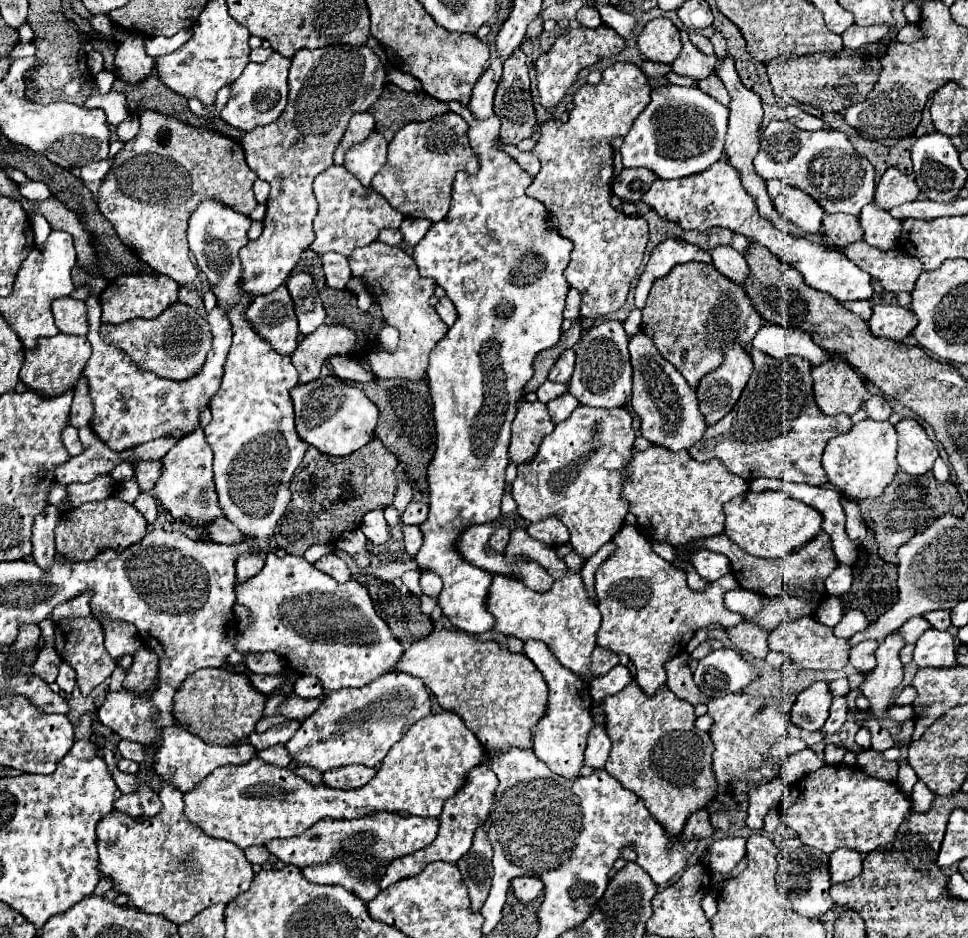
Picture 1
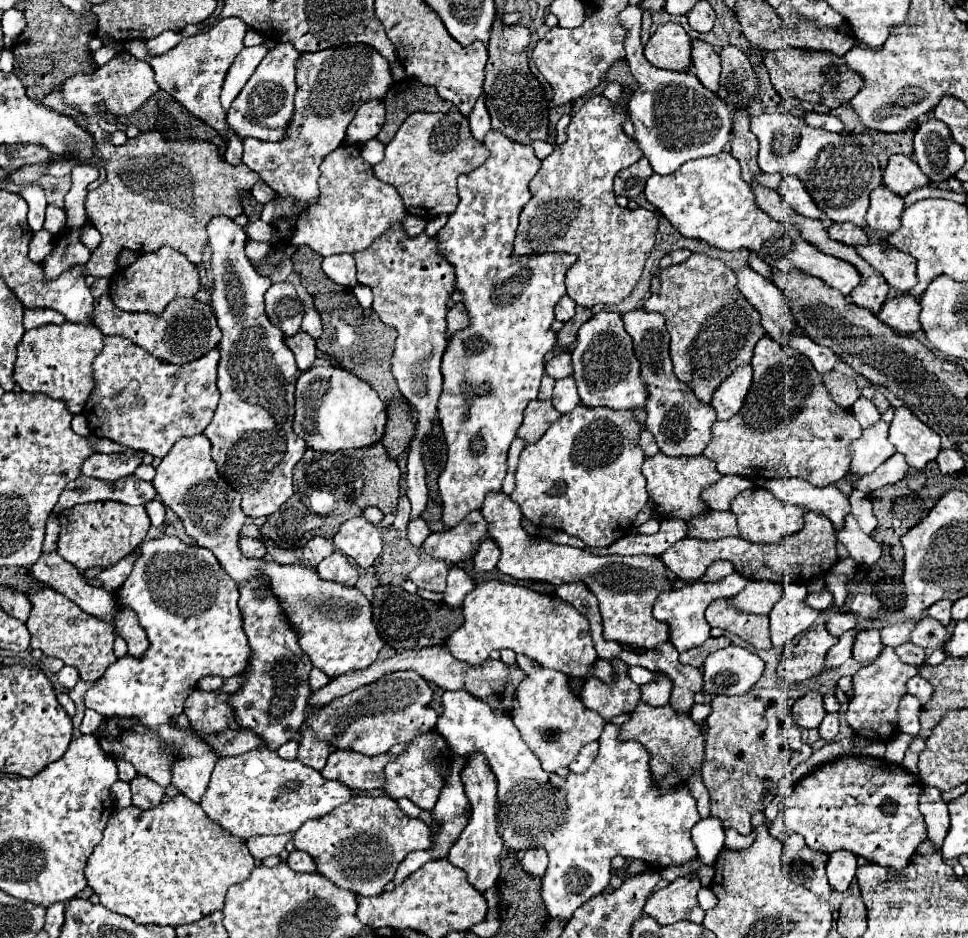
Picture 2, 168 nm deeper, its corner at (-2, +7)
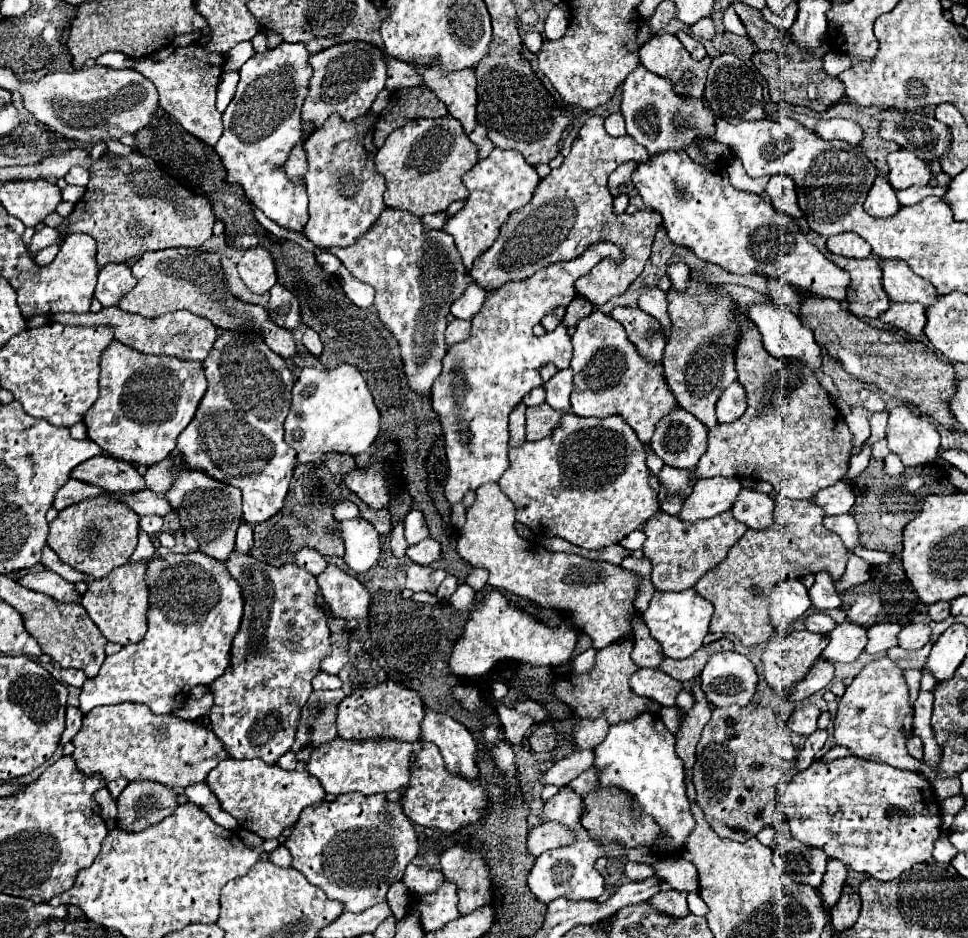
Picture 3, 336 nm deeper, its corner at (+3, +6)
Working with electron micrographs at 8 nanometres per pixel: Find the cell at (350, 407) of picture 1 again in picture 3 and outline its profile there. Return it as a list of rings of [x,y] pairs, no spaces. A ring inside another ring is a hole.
[[[350,364],[332,370],[304,368],[292,388],[292,406],[284,422],[286,442],[296,450],[302,464],[318,462],[322,454],[362,454],[380,432],[380,414],[364,376]]]

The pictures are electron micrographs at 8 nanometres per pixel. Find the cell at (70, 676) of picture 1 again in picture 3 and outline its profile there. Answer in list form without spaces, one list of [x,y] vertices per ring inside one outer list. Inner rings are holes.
[[[62,670],[62,680],[70,686],[80,688],[86,682],[86,674],[82,670]]]

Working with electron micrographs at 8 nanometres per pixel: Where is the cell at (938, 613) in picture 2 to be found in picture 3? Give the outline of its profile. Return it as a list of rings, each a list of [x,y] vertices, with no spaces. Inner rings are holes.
[[[936,602],[936,604],[932,604],[930,610],[928,610],[928,616],[934,622],[946,620],[950,616],[950,602]]]

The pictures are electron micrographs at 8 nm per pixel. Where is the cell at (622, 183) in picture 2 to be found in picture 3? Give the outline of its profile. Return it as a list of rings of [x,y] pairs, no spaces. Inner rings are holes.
[[[626,162],[626,164],[620,164],[608,178],[608,188],[610,188],[610,194],[612,196],[620,196],[620,194],[628,194],[634,190],[634,184],[630,180],[630,174],[636,170],[636,162]]]

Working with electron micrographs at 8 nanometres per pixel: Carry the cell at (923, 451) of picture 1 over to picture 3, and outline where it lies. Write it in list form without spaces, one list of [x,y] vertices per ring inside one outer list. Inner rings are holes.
[[[908,406],[890,410],[886,440],[904,466],[930,464],[938,458],[940,434],[936,426],[928,418],[916,416]]]

